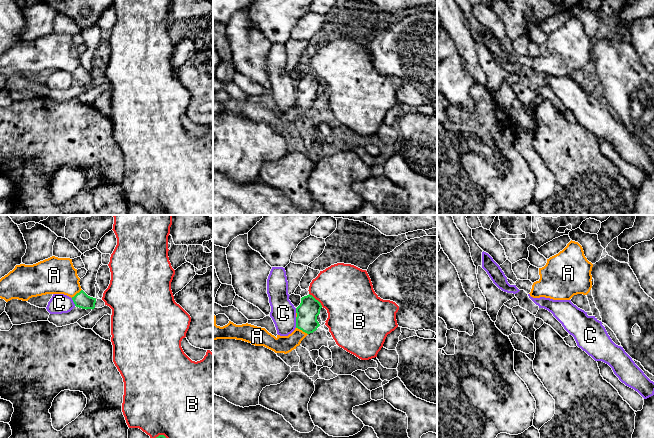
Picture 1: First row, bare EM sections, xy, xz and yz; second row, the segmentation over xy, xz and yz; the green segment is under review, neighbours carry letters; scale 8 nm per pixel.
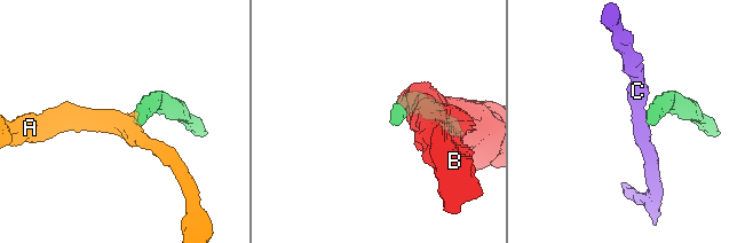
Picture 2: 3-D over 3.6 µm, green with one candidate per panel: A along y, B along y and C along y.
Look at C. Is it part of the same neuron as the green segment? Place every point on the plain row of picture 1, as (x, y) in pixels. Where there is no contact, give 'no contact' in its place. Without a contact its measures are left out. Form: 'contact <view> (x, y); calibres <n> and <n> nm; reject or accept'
contact xz (296, 98); calibres 170 and 200 nm; reject

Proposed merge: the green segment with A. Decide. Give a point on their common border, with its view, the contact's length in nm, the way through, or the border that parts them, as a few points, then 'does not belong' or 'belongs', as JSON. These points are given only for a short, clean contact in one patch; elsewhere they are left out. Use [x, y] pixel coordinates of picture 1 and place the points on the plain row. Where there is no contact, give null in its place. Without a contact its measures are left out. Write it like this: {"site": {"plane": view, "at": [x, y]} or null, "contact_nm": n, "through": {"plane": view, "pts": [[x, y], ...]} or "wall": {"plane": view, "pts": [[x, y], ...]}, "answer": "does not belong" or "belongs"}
{"site": {"plane": "xz", "at": [302, 106]}, "contact_nm": 110, "through": {"plane": "xz", "pts": [[308, 86], [302, 106], [289, 119], [282, 120]]}, "answer": "belongs"}

